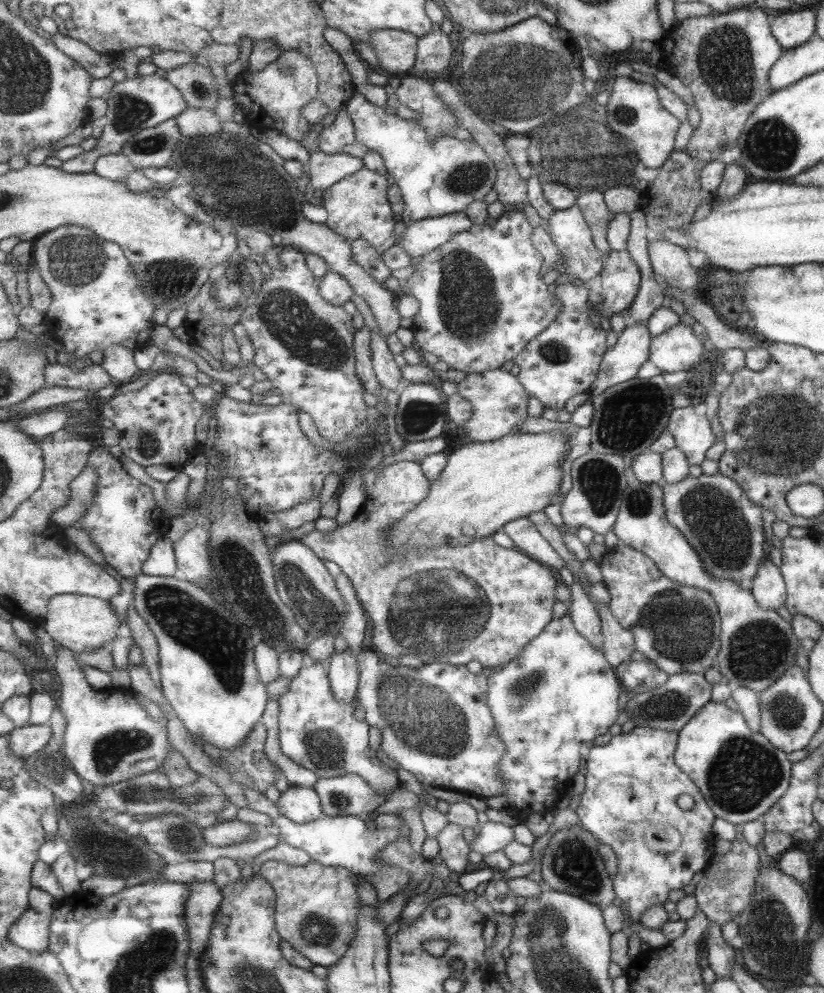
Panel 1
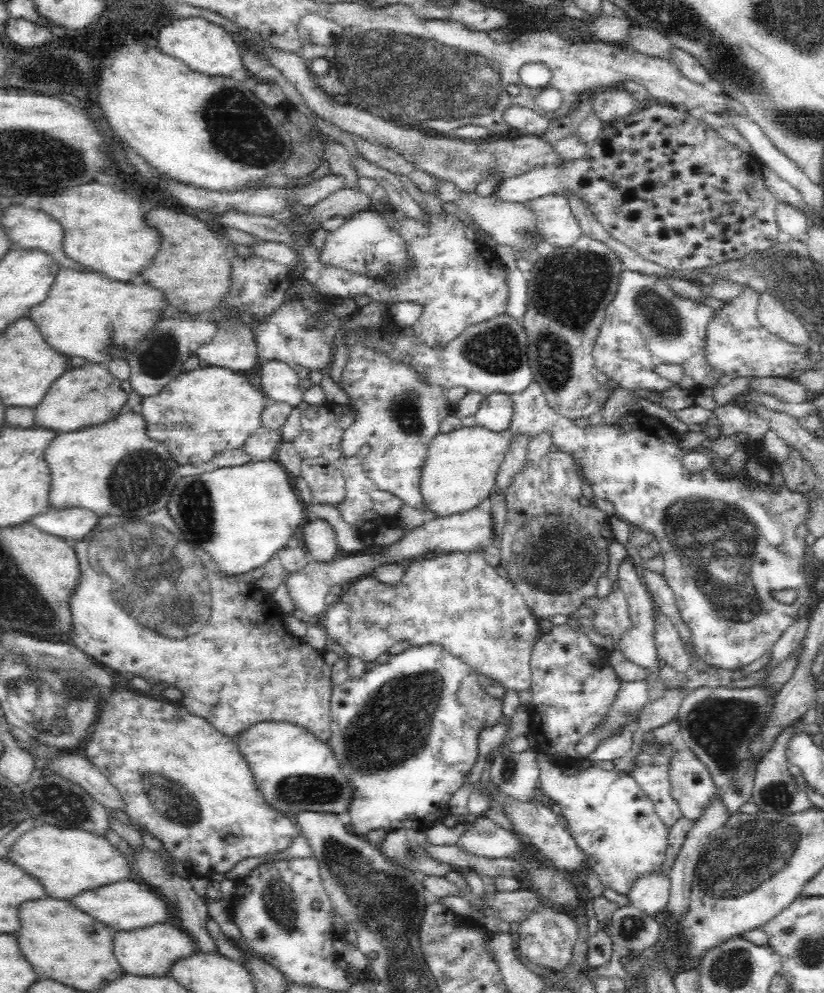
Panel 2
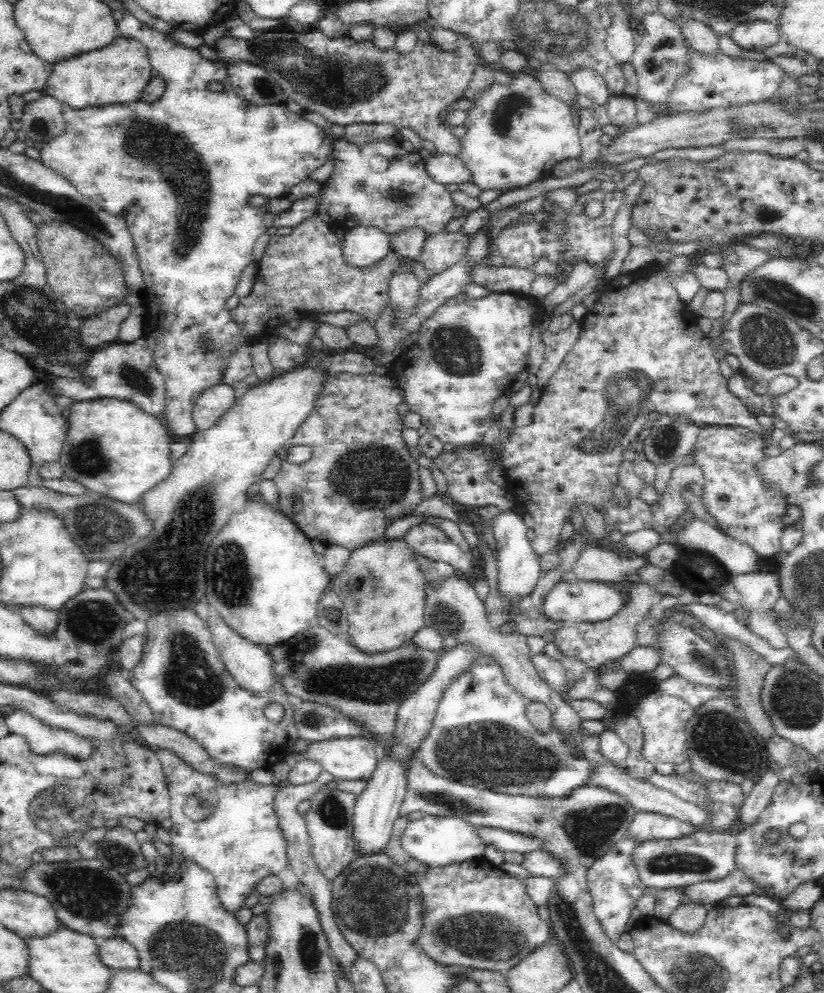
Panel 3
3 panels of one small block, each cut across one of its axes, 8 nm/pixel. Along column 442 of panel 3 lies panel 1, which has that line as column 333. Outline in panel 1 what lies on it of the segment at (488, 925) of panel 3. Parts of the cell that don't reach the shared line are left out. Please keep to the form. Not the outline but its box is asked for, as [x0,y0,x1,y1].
[261,860,363,968]

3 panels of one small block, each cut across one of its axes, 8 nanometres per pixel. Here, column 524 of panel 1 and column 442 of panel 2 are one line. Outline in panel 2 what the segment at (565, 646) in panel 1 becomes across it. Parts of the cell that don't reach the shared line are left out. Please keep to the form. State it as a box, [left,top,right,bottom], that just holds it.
[329,644,502,837]

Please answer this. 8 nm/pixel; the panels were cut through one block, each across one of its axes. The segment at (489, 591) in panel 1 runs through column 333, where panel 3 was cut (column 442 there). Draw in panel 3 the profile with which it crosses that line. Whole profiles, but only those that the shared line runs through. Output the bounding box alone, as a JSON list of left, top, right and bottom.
[404,524,475,577]

